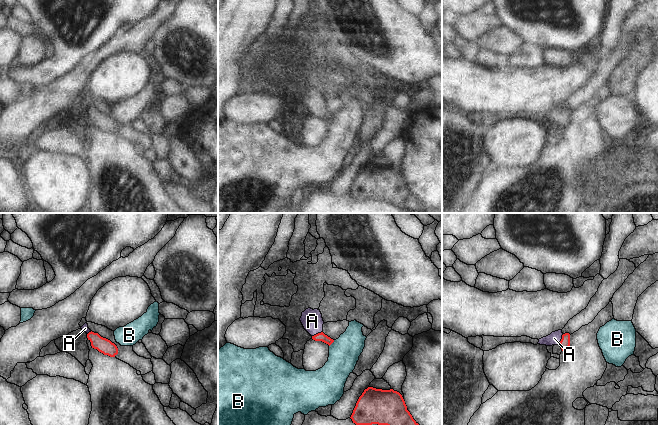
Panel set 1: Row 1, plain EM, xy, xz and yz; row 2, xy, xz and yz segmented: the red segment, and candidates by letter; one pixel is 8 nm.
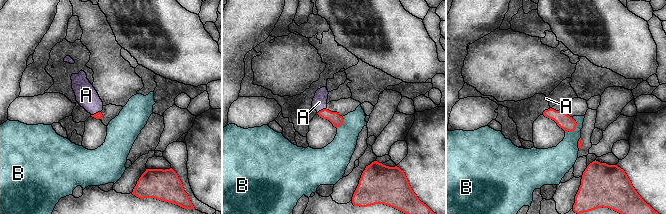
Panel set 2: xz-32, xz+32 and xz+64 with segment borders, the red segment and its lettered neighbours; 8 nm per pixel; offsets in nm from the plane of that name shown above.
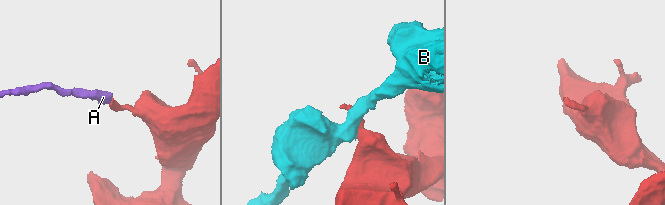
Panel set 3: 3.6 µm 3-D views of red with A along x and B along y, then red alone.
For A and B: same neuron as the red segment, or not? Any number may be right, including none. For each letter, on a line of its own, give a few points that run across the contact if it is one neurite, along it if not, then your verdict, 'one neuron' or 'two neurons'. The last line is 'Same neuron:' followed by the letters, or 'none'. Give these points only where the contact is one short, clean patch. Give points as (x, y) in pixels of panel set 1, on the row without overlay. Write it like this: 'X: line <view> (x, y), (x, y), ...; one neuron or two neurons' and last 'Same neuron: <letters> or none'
A: line yz (565, 117), (561, 115), (554, 114); one neuron
B: two neurons
Same neuron: A

